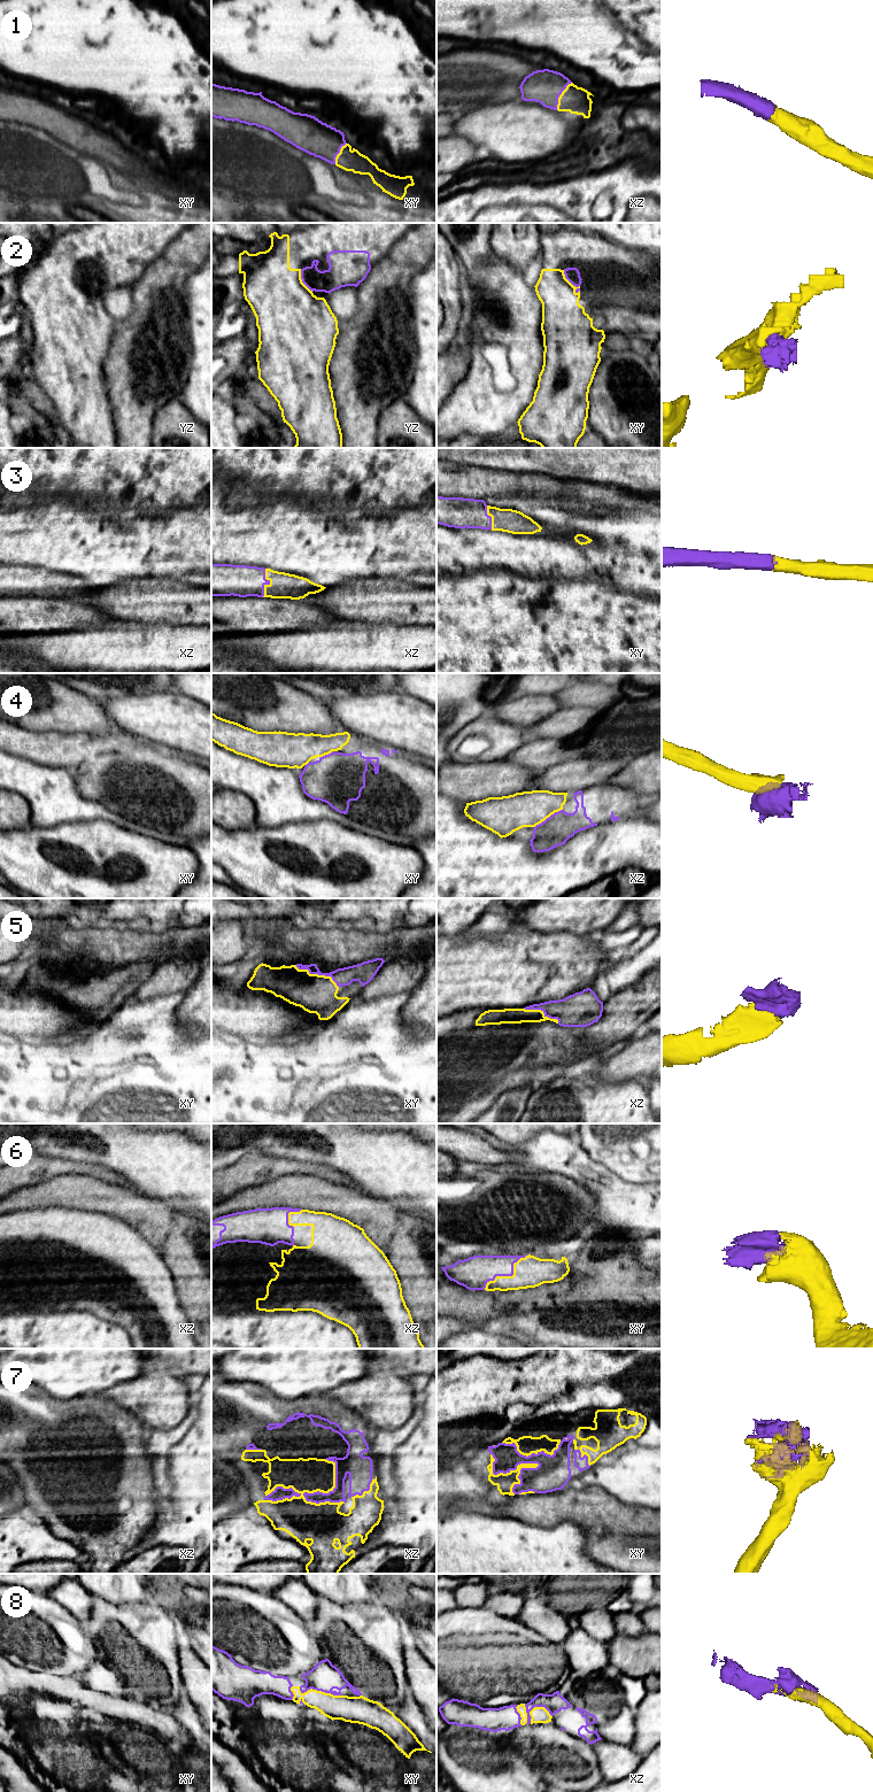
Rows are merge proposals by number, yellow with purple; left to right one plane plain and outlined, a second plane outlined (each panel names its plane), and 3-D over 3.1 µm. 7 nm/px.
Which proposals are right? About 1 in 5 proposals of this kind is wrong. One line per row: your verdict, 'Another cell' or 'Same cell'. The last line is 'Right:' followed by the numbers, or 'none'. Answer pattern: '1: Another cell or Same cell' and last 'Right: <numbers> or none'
1: Same cell
2: Same cell
3: Same cell
4: Same cell
5: Same cell
6: Same cell
7: Same cell
8: Same cell
Right: 1, 2, 3, 4, 5, 6, 7, 8

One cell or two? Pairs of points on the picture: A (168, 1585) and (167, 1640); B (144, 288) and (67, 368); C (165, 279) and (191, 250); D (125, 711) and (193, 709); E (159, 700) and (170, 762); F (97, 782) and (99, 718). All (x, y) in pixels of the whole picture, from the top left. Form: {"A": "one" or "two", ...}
{"A": "two", "B": "two", "C": "one", "D": "one", "E": "two", "F": "two"}

